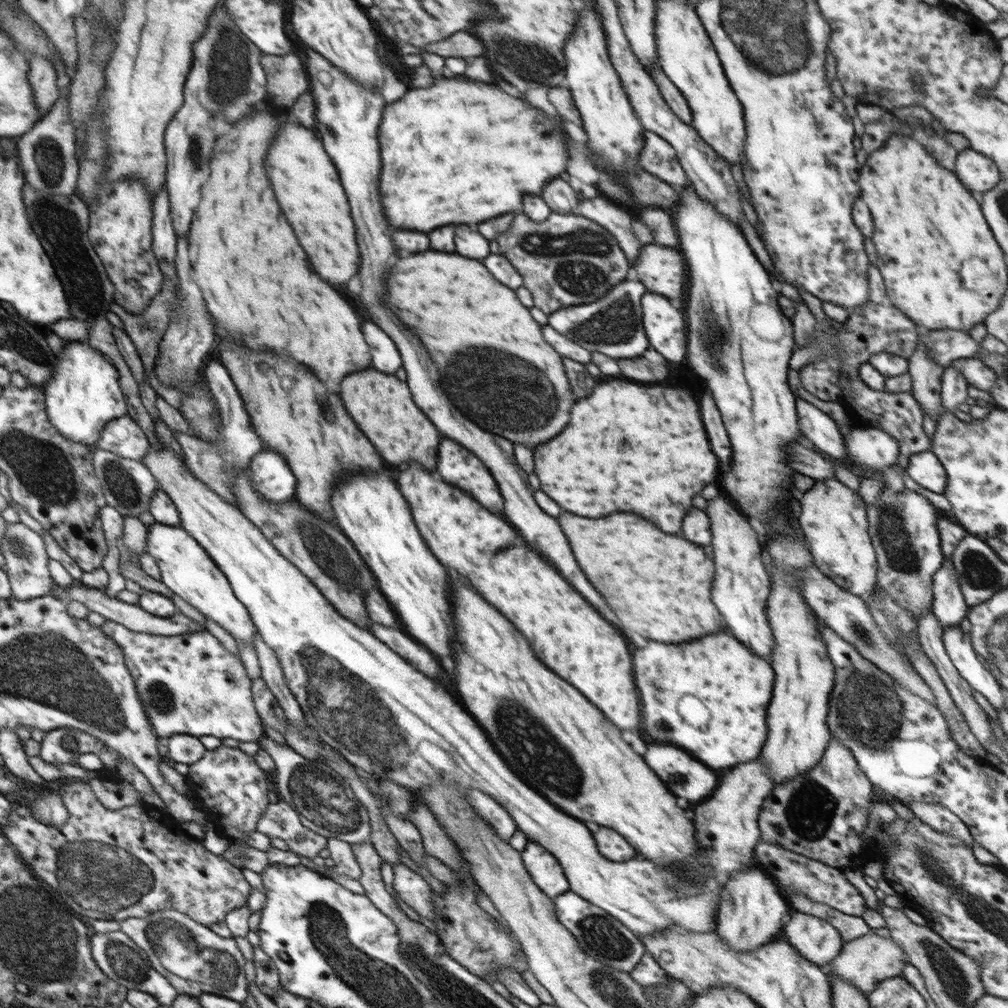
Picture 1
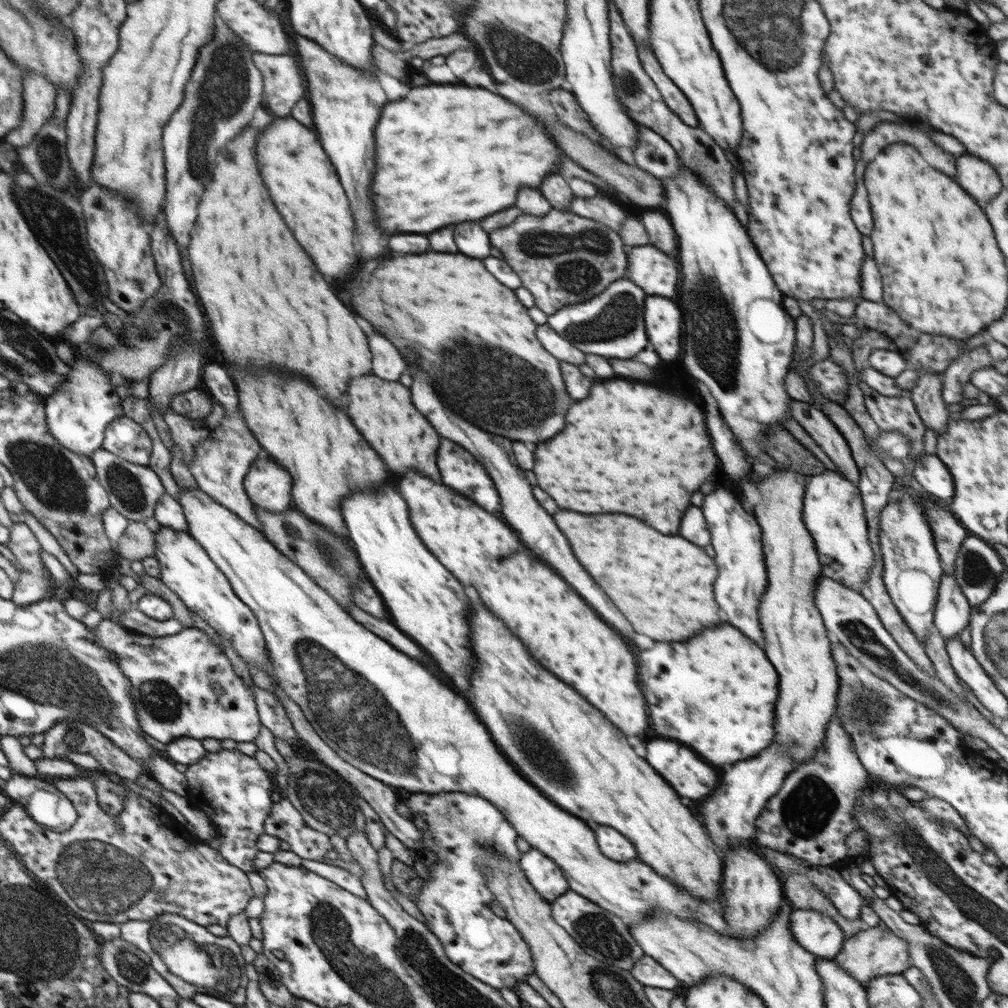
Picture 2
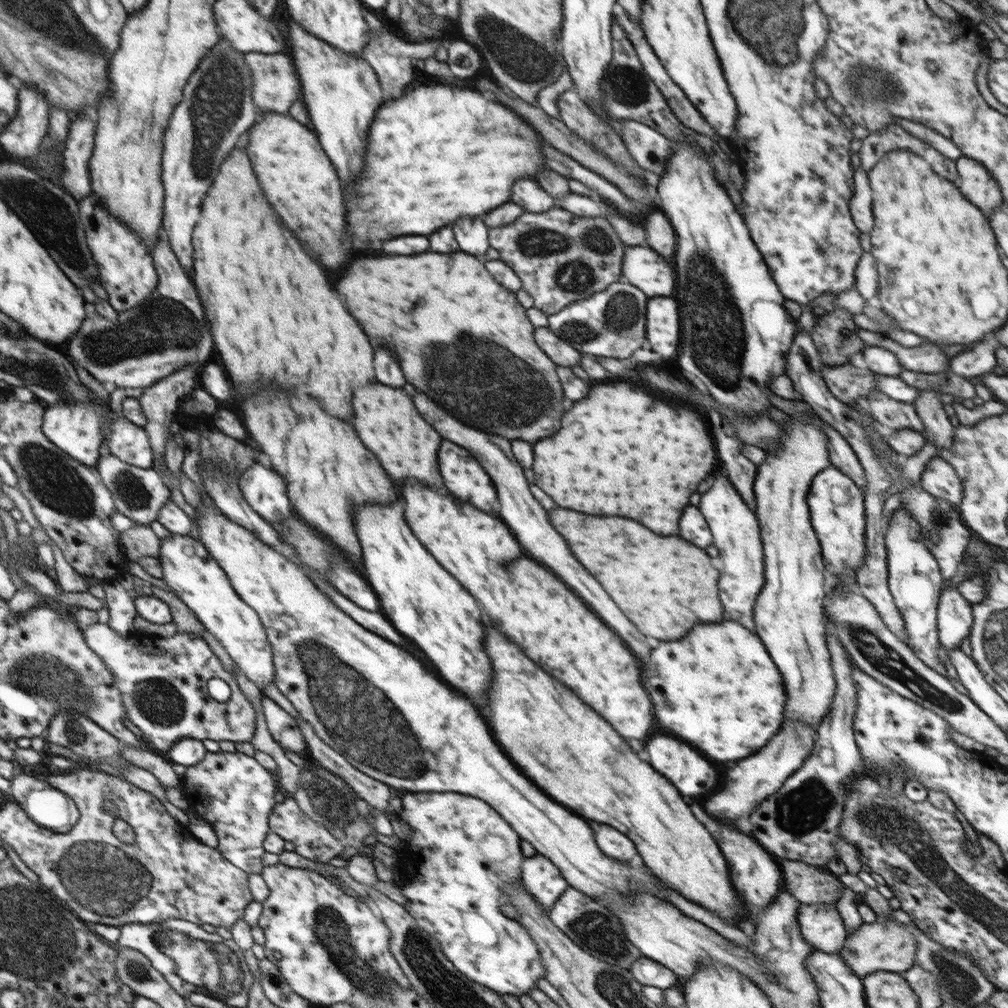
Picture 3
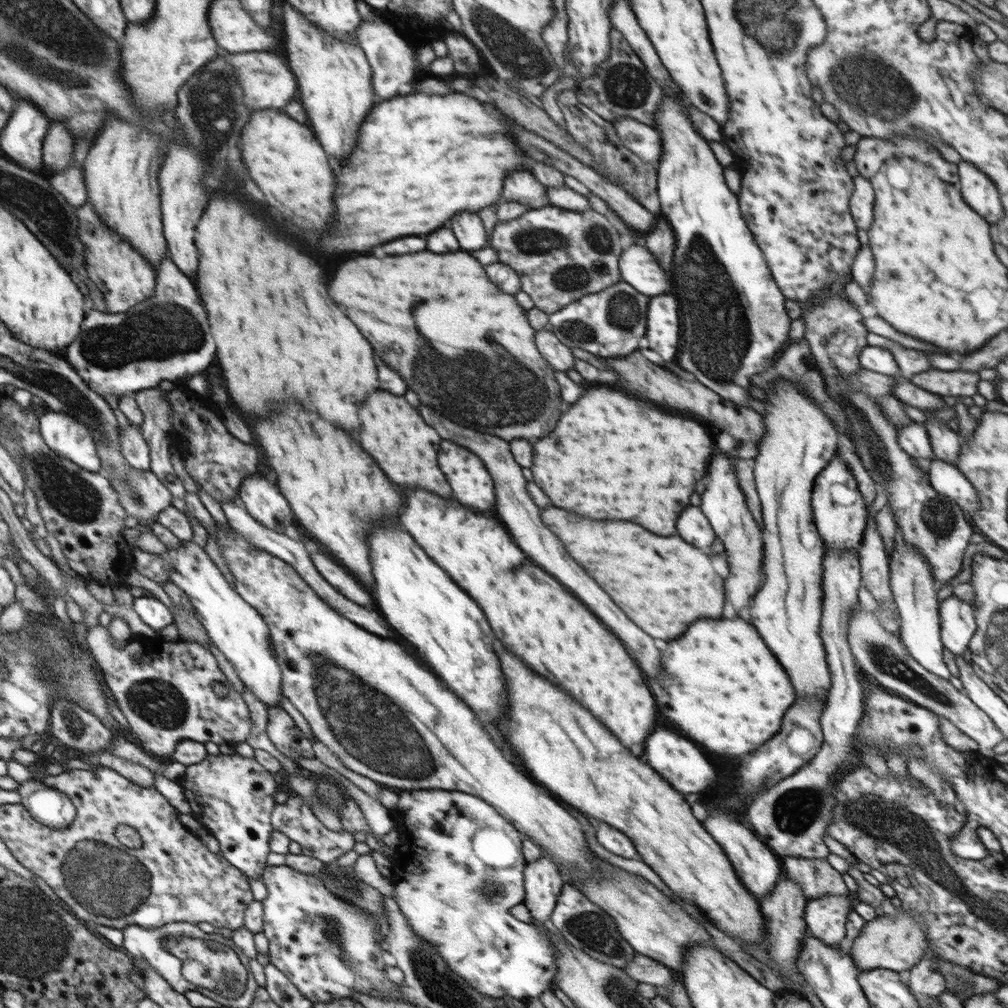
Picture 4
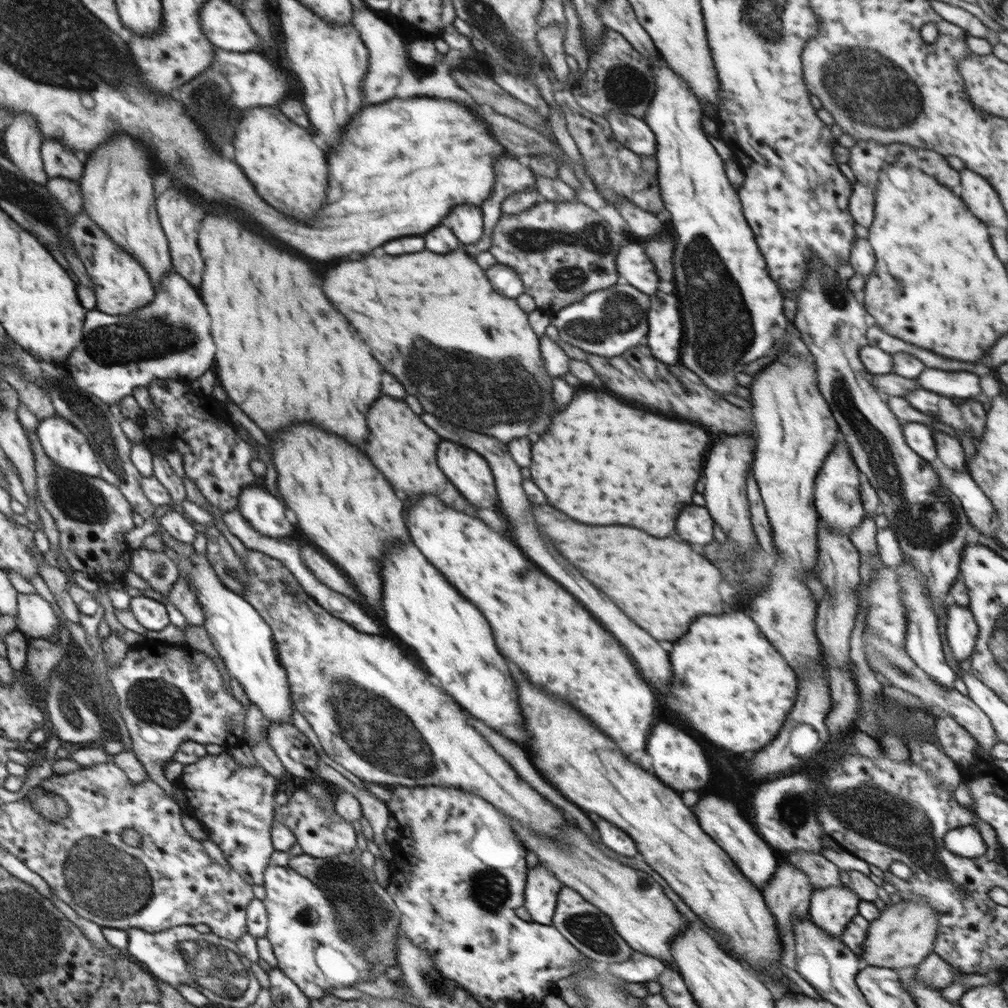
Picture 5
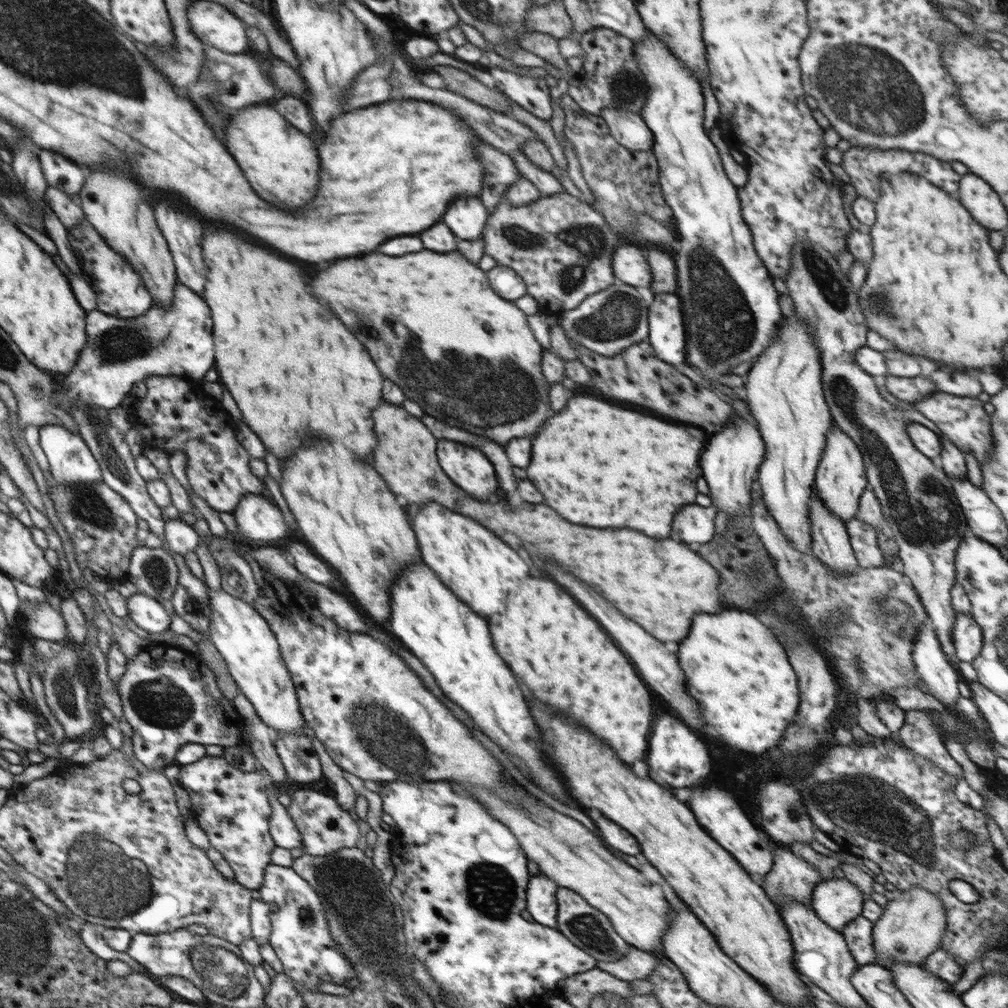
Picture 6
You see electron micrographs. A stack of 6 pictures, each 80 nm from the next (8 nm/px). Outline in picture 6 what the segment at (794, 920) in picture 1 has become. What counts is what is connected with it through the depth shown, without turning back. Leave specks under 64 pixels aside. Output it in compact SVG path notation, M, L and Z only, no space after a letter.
M832 877L830 880L817 883L812 895L811 905L822 921L841 932L844 926L862 914L865 901L865 894L846 877Z

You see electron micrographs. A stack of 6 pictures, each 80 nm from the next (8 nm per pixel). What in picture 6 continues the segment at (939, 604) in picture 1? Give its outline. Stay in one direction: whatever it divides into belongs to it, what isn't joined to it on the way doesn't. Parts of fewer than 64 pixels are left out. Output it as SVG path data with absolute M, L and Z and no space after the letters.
M955 613L952 636L961 661L972 662L981 653L983 632L971 615Z

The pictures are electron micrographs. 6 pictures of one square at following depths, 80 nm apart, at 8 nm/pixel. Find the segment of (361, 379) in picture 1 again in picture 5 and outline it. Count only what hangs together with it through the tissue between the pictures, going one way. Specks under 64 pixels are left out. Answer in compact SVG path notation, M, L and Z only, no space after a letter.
M388 396L378 398L370 408L370 412L366 414L366 422L370 428L366 452L372 464L386 476L386 480L396 490L406 492L409 499L416 499L416 496L422 496L422 494L432 494L440 498L446 506L452 506L454 510L478 516L478 508L470 506L471 503L462 498L460 492L448 482L448 478L436 466L436 448L438 448L440 436L432 428L424 426L420 416L412 414L412 410L402 400L394 400Z

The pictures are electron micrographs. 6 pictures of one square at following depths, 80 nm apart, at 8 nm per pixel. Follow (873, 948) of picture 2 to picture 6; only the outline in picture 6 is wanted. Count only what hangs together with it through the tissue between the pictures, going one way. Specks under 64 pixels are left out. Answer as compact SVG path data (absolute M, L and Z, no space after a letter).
M922 884L900 891L897 898L887 902L881 917L873 923L874 964L882 967L894 964L923 964L930 955L939 950L946 927L946 909L938 895L926 890Z

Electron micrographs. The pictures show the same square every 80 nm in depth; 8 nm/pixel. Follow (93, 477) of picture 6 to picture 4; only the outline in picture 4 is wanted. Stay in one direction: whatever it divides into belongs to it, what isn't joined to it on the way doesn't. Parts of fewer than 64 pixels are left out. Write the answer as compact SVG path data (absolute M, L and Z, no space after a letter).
M48 410L39 418L39 433L62 458L88 472L101 472L101 462L90 426L63 411Z

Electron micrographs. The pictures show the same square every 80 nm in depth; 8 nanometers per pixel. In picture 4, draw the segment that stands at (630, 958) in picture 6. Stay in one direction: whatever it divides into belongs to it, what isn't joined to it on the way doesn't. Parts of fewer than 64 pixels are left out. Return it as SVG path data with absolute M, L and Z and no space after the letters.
M639 953L623 969L639 984L650 984L654 988L668 986L670 980L672 980L672 972L664 964L660 964L660 962L656 962L656 960L647 958Z

